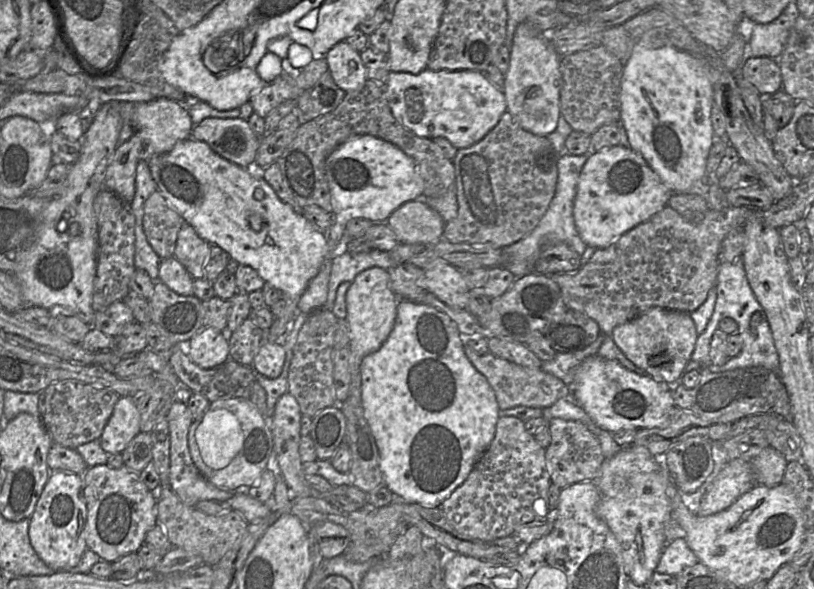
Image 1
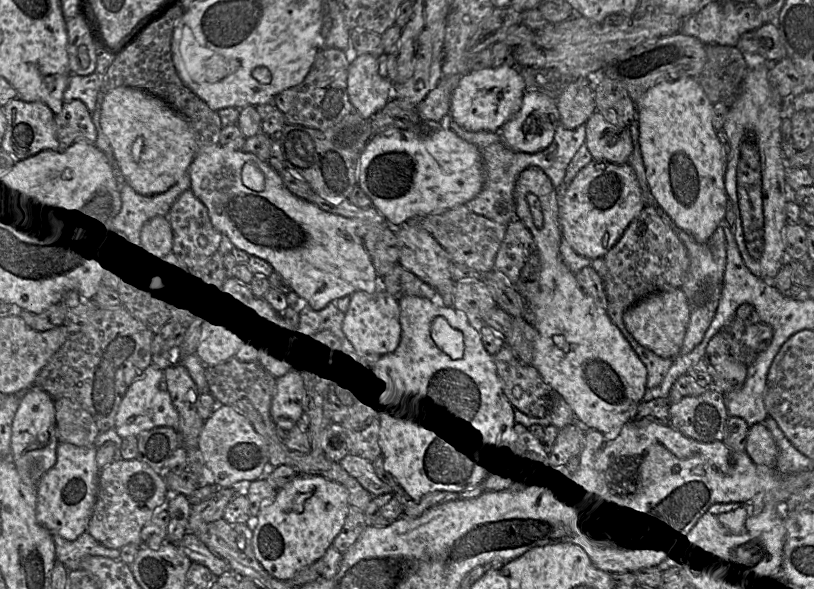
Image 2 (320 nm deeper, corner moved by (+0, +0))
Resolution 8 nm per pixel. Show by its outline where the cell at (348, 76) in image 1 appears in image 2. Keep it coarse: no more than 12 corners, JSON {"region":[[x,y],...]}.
{"region":[[360,54],[349,64],[354,111],[371,119],[393,98],[379,62]]}

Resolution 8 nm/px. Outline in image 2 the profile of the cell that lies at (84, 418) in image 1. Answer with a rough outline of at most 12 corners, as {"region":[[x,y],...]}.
{"region":[[69,398],[54,399],[58,441],[94,445],[93,417]]}

